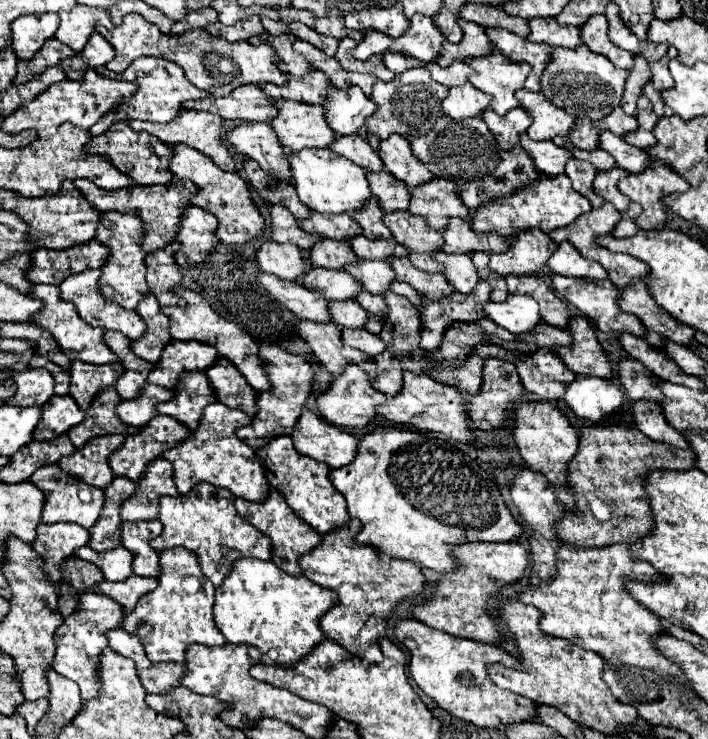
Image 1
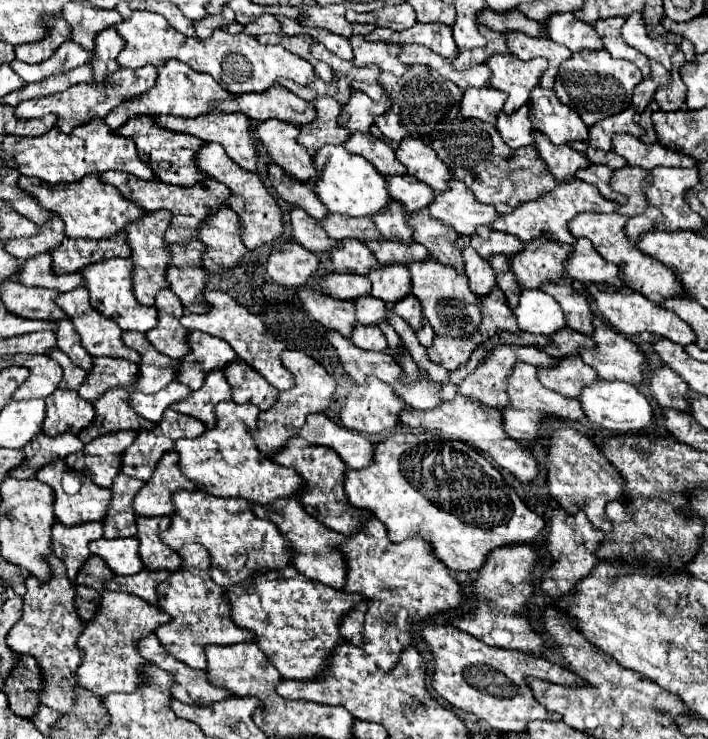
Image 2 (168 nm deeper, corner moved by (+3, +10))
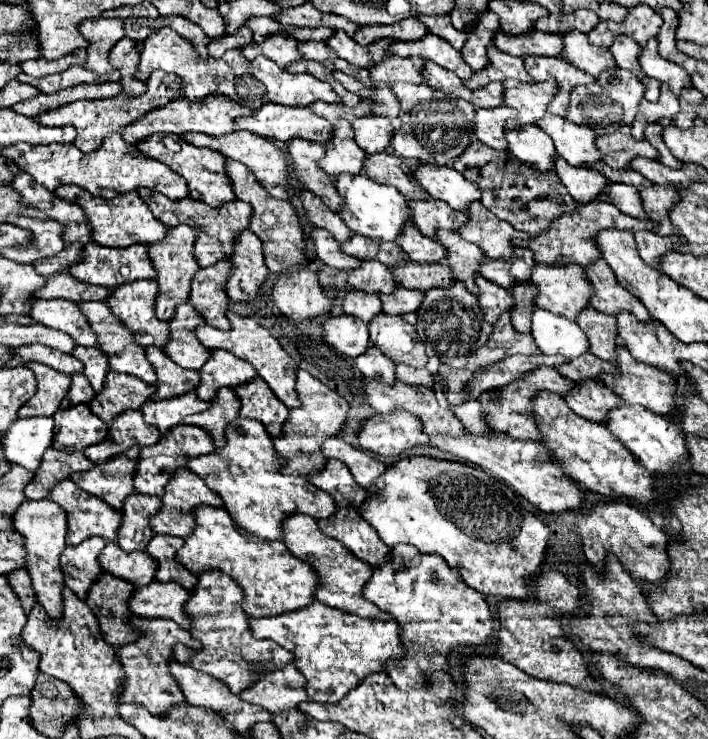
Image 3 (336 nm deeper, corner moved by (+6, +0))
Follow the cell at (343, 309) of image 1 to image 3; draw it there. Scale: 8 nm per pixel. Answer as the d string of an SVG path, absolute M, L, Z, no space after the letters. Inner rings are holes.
M382 312L376 320L368 322L368 330L372 346L376 346L392 362L414 368L424 368L428 364L424 344L420 342L414 326L404 322L402 316L388 316Z

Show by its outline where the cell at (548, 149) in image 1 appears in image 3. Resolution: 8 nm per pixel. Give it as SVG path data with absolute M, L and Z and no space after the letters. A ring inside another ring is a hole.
M562 158L556 160L556 172L562 180L562 184L568 188L570 196L578 204L594 202L600 194L608 192L610 180L602 176L596 168L572 168Z

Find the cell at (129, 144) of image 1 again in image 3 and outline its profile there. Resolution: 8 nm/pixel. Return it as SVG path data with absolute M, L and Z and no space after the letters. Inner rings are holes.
M162 134L144 140L144 144L140 144L140 150L144 152L144 156L160 160L162 164L168 164L174 172L180 172L180 176L188 180L188 188L194 200L206 202L208 206L214 208L236 200L232 190L232 180L226 174L226 158L220 156L220 152L210 148L196 148L188 144L182 136L162 136Z

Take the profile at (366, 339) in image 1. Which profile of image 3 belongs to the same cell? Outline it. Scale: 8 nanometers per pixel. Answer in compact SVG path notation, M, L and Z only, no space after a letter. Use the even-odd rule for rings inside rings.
M370 346L368 352L364 352L364 356L356 358L356 366L358 370L368 378L368 380L382 380L386 384L392 384L396 380L394 374L394 364L392 360L388 360L378 348Z

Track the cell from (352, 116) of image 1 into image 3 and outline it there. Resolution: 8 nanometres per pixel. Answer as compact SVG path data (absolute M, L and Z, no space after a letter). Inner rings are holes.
M364 116L354 120L354 132L356 132L356 142L364 152L368 154L378 154L384 152L396 130L400 128L400 120L390 120L382 116Z

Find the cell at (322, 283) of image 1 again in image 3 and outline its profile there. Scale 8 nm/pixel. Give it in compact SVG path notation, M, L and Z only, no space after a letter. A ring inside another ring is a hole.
M358 290L348 292L344 300L344 312L364 322L370 322L376 314L382 312L380 296L364 296L364 292L358 292Z

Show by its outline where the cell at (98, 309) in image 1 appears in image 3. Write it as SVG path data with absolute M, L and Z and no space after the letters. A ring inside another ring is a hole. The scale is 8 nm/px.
M138 280L136 284L116 288L112 300L108 300L112 312L134 332L134 340L144 348L164 348L170 340L168 322L158 320L154 312L158 292L156 280Z

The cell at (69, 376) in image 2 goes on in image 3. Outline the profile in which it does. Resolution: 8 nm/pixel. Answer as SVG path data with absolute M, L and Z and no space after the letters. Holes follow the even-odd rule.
M72 376L72 388L68 392L68 400L74 406L76 404L88 404L88 402L94 400L94 396L96 396L96 392L92 390L86 376Z

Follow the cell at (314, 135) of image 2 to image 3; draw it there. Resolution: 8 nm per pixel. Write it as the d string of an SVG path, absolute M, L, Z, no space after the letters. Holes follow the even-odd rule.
M348 120L336 126L336 136L326 144L326 156L320 160L320 166L332 174L362 174L362 164L366 160L366 152L356 144L354 130Z

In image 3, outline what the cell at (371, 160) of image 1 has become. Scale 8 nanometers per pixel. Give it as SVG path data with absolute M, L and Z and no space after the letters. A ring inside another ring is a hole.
M388 152L370 156L364 162L364 168L370 172L370 178L374 182L398 188L410 200L430 200L428 192L424 192L424 188L414 178L412 168L398 156L392 156Z

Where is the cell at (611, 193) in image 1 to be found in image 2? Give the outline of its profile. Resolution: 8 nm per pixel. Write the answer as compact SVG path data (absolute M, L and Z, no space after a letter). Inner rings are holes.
M623 166L613 172L611 178L611 190L617 194L623 194L627 198L623 214L625 216L637 216L643 214L647 208L647 198L643 198L643 178L647 176L647 170L635 168L635 166Z

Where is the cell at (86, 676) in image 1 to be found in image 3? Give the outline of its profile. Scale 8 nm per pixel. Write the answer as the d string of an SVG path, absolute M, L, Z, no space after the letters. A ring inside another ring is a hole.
M136 616L130 622L132 622L132 626L142 630L142 636L138 638L138 642L118 648L118 658L120 658L124 674L126 674L124 688L120 692L120 702L142 704L154 716L164 718L164 716L168 716L170 708L186 702L178 682L172 678L172 674L168 670L168 662L174 660L174 646L184 644L190 650L202 650L202 644L196 638L192 638L188 630L180 628L172 620L162 620L162 618L160 620L144 620L144 618Z

